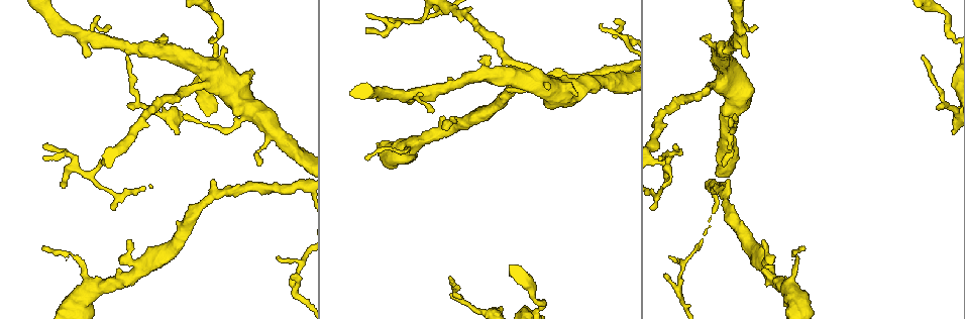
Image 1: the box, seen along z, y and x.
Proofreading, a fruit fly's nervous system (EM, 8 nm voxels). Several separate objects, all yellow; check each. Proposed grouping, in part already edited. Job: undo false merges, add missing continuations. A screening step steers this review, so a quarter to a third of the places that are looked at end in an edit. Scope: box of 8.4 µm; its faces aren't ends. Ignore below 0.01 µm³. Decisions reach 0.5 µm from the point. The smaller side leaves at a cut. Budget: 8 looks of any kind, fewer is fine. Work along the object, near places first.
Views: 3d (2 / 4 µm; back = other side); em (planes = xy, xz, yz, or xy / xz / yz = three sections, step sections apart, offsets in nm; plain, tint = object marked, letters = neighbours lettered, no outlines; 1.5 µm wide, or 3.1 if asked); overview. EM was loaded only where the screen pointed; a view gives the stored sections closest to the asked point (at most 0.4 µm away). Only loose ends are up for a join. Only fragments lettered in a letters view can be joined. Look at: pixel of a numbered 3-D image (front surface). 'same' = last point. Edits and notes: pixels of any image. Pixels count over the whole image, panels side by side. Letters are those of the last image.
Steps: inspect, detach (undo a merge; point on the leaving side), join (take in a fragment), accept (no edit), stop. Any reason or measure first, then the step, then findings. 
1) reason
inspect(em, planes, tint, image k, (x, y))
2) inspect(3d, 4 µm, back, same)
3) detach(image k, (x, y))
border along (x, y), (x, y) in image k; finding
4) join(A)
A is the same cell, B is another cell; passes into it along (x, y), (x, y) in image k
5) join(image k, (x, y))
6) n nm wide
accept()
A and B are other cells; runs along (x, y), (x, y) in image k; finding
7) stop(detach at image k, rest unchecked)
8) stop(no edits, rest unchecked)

sharp bend
inspect(3d, 2 µm, image 1, (731, 127))

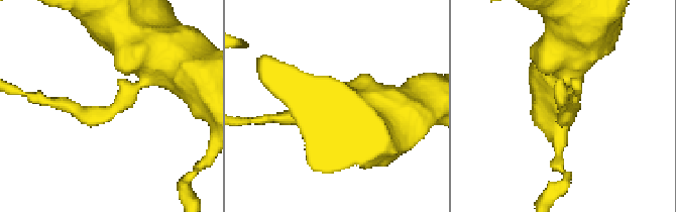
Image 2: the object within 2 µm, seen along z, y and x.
now the EM
inspect(em, xy, step 4, tint, image 2, (120, 107))

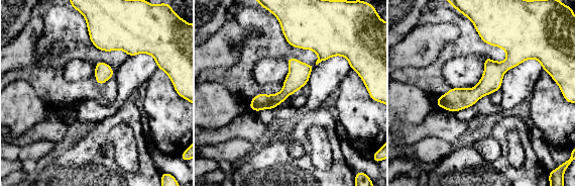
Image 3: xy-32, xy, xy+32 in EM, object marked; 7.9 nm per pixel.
cut it another way
inspect(em, planes, letters, same)

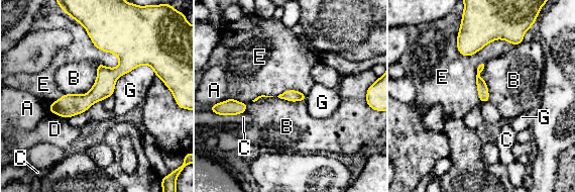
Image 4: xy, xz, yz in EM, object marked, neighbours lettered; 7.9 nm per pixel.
E touches over 420 nm
accept()
A, B, C, D, E and G are other cells; border along (97, 64), (87, 92), (65, 94) in image 4; one neuron here

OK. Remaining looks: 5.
thick end
inspect(em, yz, step 4, tint, image 1, (490, 59))

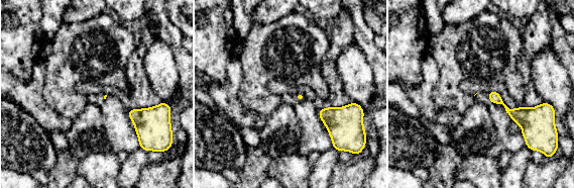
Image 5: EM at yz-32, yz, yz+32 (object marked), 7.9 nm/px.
inspect(em, planes, letters, same)

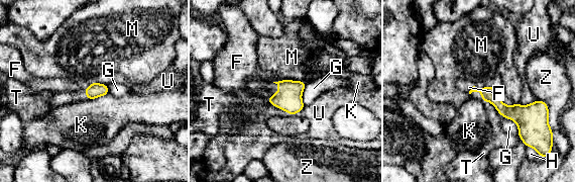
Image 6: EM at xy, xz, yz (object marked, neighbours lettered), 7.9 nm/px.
T touches over 200 nm
accept()
F, G, H, K, M, T, U and Z are other cells; none of them fits

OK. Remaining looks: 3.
free end
inspect(em, planes, letters, image 1, (748, 57))

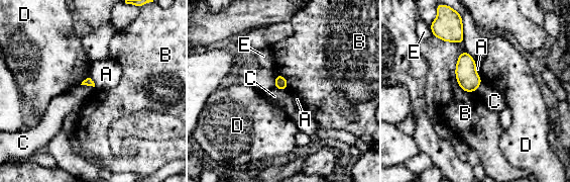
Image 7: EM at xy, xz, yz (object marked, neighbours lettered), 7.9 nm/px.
accept()
A, B, C, D and E are other cells; border along (81, 84), (94, 87) in image 7; none of them fits

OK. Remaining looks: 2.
stop(no edits, rest unchecked)

